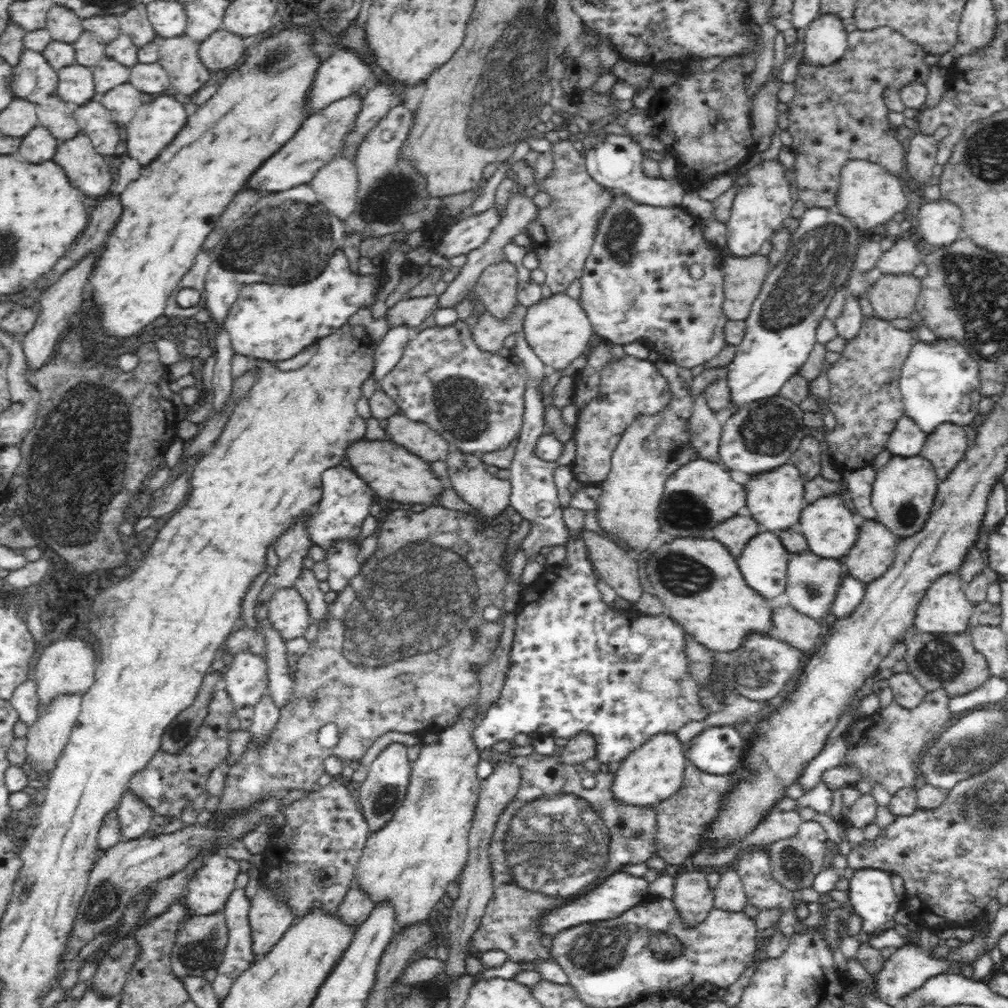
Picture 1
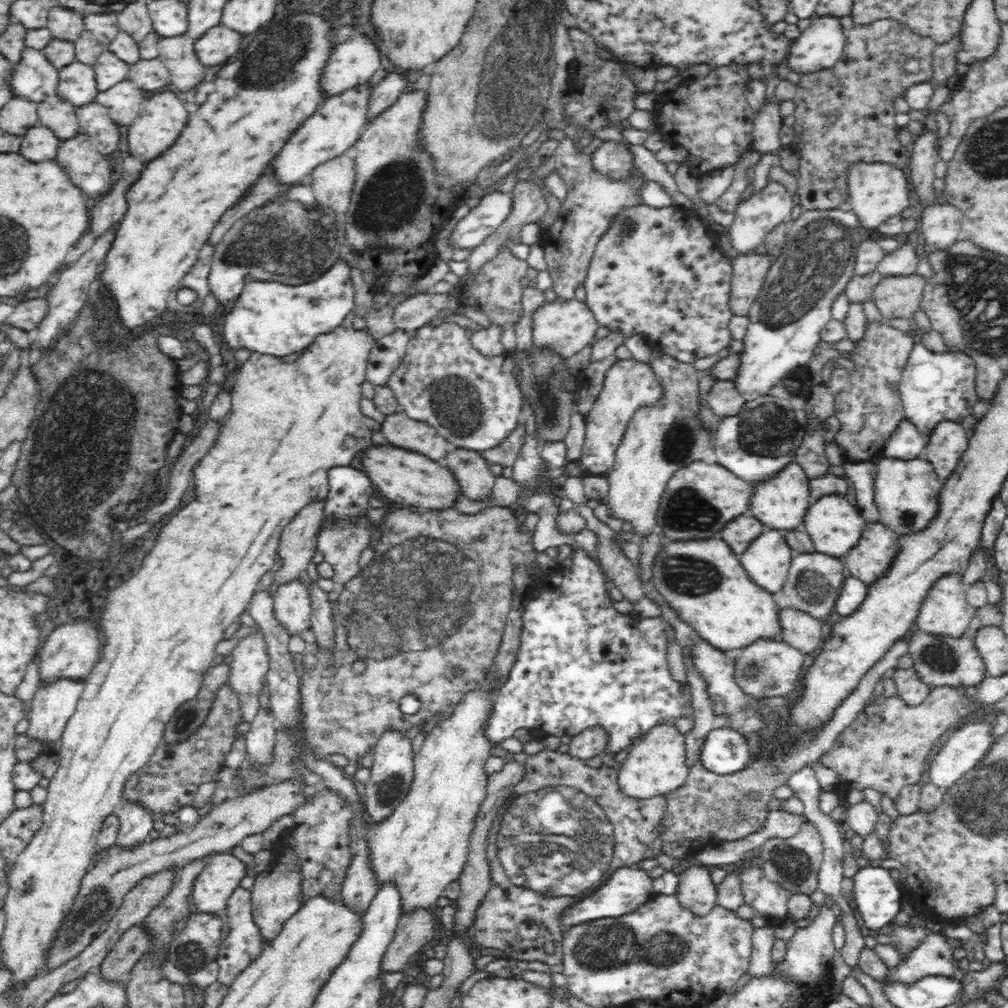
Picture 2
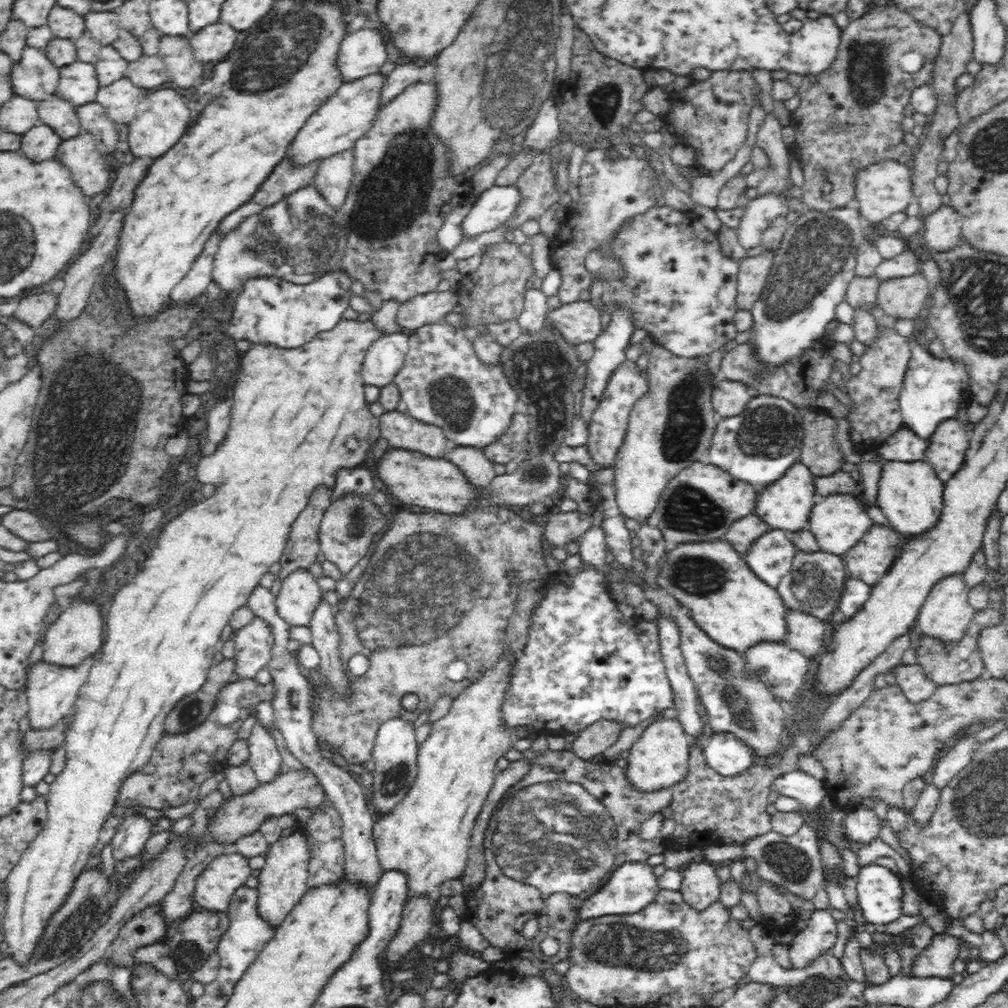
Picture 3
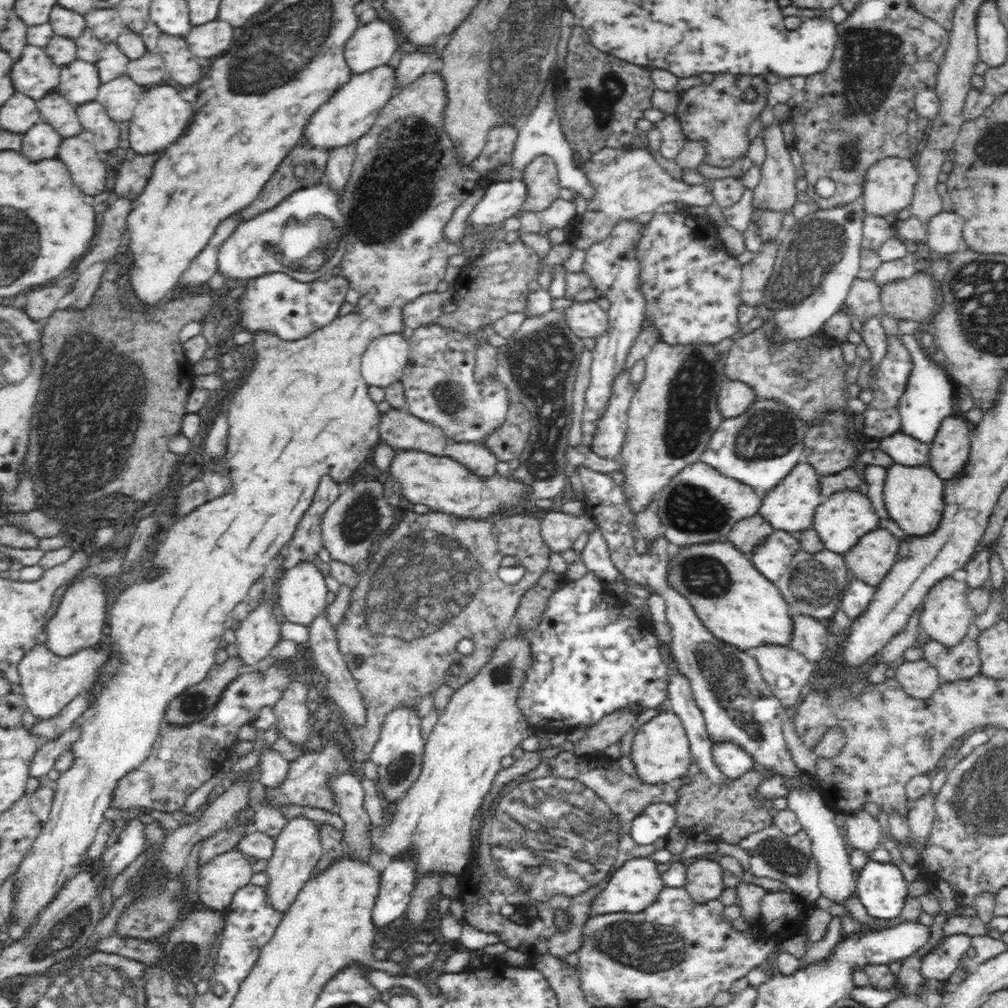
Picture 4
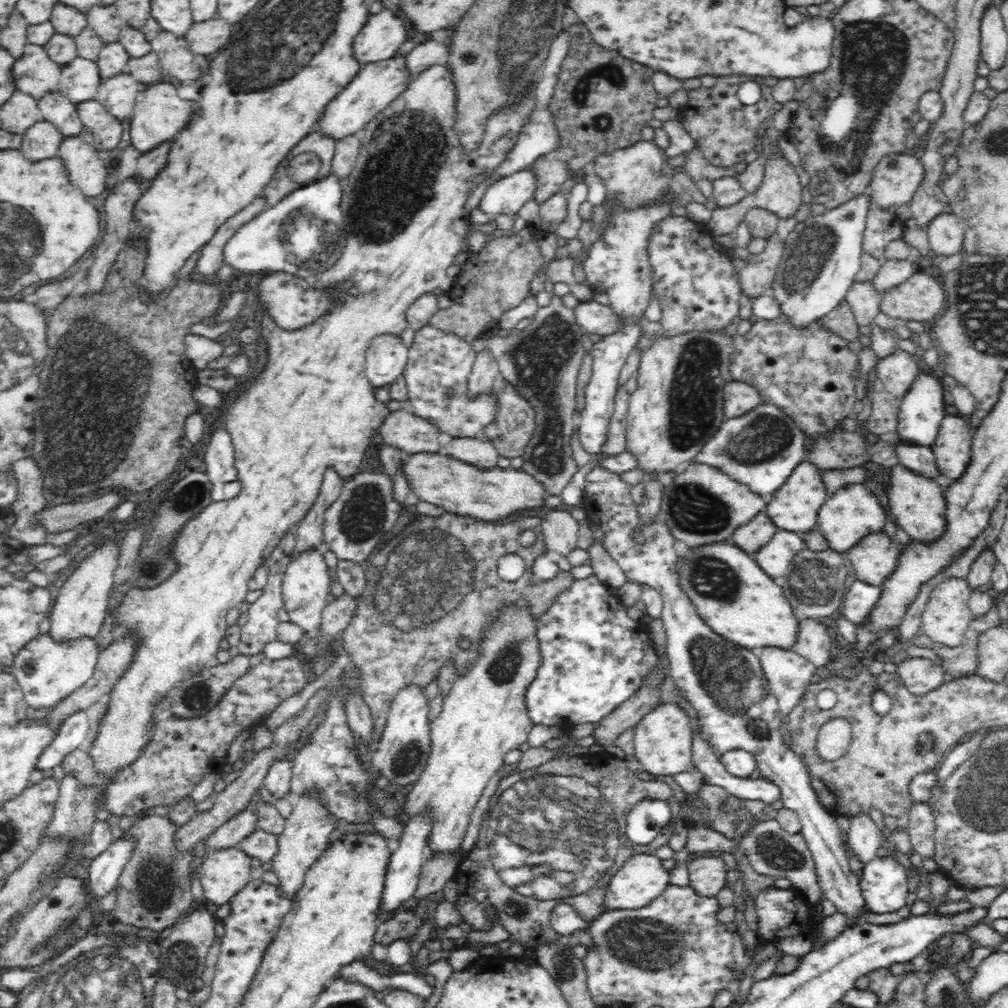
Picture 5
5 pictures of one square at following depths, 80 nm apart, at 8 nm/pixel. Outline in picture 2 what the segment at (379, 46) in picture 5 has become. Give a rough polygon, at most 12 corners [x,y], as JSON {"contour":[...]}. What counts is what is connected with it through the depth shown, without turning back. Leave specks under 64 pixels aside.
{"contour":[[364,36],[337,46],[321,79],[324,98],[368,83],[381,68]]}

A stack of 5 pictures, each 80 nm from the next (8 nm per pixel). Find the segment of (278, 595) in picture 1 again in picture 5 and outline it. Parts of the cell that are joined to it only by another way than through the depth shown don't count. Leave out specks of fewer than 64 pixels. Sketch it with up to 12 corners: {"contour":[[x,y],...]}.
{"contour":[[325,545],[300,552],[282,582],[283,611],[317,632],[330,594]]}

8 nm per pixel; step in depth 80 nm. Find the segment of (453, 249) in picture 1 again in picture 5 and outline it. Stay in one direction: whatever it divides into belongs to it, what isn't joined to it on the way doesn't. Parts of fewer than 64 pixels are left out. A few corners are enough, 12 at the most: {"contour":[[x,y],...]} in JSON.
{"contour":[[534,167],[496,180],[478,209],[515,215],[534,196]]}

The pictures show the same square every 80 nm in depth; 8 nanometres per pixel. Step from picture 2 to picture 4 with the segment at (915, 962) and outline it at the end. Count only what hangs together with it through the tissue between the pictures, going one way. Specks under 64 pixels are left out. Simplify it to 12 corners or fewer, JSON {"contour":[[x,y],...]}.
{"contour":[[965,933],[944,936],[921,960],[921,975],[950,978],[972,952]]}

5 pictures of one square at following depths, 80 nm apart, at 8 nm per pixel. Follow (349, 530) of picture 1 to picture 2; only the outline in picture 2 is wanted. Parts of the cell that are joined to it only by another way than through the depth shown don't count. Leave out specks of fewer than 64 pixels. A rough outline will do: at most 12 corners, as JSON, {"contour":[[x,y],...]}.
{"contour":[[362,470],[328,472],[325,516],[356,519],[374,488]]}

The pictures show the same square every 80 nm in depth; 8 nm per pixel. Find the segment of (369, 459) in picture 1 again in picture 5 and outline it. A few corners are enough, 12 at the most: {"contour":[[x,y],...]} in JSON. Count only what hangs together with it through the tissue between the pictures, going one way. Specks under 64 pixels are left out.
{"contour":[[404,454],[410,498],[484,521],[546,507],[519,468]]}

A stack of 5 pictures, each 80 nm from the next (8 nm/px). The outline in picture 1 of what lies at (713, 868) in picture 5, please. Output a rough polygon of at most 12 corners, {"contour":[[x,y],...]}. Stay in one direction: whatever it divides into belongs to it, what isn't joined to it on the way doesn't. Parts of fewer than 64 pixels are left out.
{"contour":[[706,875],[675,878],[672,902],[685,926],[714,909]]}

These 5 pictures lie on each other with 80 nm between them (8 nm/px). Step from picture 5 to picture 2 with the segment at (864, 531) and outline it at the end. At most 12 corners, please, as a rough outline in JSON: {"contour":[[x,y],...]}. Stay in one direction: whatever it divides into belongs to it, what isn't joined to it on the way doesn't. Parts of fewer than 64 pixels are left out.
{"contour":[[844,495],[818,499],[806,531],[820,554],[854,548],[864,518]]}

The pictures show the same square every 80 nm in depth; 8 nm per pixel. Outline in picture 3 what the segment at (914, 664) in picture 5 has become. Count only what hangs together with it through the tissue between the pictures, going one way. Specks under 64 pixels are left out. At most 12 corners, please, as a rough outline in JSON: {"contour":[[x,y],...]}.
{"contour":[[898,665],[892,669],[908,701],[930,698],[937,685],[922,666]]}

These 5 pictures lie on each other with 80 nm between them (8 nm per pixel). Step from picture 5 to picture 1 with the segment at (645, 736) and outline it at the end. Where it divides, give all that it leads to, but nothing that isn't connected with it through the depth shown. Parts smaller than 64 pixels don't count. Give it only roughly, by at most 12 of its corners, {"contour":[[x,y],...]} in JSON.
{"contour":[[652,735],[621,762],[612,794],[657,806],[685,778],[685,748]]}

